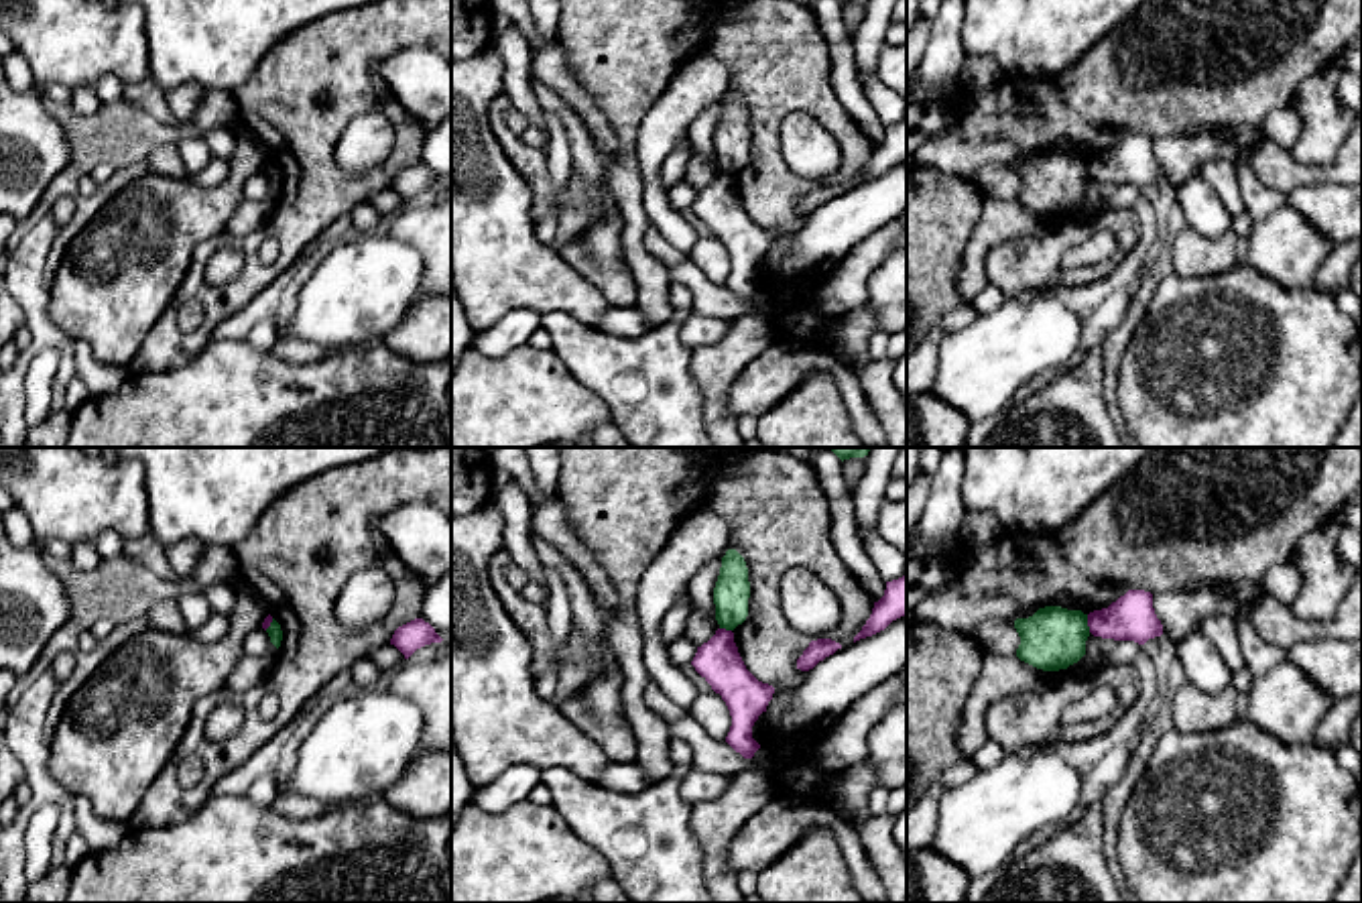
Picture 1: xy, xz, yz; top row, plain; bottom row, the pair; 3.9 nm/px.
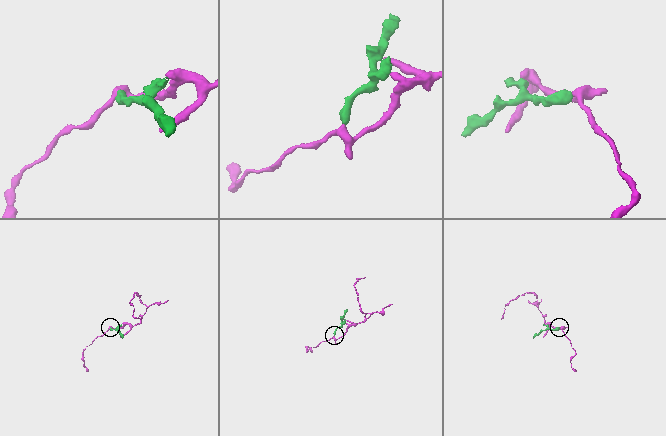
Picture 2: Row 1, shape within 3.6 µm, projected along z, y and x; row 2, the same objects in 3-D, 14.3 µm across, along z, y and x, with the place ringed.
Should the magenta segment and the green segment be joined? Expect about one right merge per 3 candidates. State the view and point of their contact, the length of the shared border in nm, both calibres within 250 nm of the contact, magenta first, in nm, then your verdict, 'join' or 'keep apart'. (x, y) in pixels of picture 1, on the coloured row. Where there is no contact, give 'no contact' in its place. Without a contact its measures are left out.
yz (1088, 623) | 70 nm | 180/240 nm | keep apart

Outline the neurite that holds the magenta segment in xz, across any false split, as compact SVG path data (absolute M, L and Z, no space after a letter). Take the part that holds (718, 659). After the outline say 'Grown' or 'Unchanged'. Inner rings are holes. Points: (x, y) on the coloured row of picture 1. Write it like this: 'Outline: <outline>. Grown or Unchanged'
Outline: M718 628L707 643L697 647L691 665L730 710L732 726L726 742L744 759L752 759L760 748L752 738L752 726L766 712L775 687L758 681L746 669L734 643L734 633L726 628Z. Unchanged

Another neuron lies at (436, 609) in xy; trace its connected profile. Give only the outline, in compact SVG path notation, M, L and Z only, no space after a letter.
M451 571L427 588L419 618L429 622L441 639L451 633Z

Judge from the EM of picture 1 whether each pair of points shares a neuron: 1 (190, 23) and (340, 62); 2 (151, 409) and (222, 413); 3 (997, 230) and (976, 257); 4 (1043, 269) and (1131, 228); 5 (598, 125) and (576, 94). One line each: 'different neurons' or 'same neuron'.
1: different neurons
2: same neuron
3: same neuron
4: same neuron
5: same neuron

